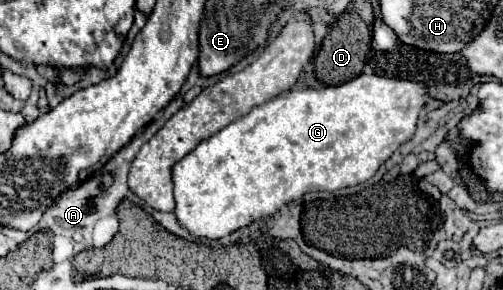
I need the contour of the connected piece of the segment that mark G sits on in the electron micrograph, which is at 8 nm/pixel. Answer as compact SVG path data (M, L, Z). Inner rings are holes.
M359 75L343 85L335 85L335 87L323 87L323 89L293 89L293 91L287 91L287 93L281 93L279 97L251 109L251 113L247 113L245 117L237 119L235 123L231 123L229 127L221 129L219 133L215 133L213 137L201 141L189 155L185 155L181 161L177 161L171 169L171 175L173 175L173 195L175 195L175 217L177 217L177 223L187 229L193 237L197 239L223 239L227 235L231 235L233 231L241 229L241 227L247 227L251 225L253 221L259 221L259 219L267 219L271 215L275 215L283 205L303 197L305 193L311 193L311 191L337 191L337 189L343 189L343 187L351 187L351 185L359 185L367 179L371 179L375 175L375 171L379 169L381 163L385 163L393 151L397 151L397 147L401 143L405 143L407 139L413 137L415 133L415 123L417 123L417 115L419 115L419 109L423 109L427 101L427 87L421 85L421 83L413 83L413 81L407 81L407 79L389 79L389 77L381 77L381 75Z

